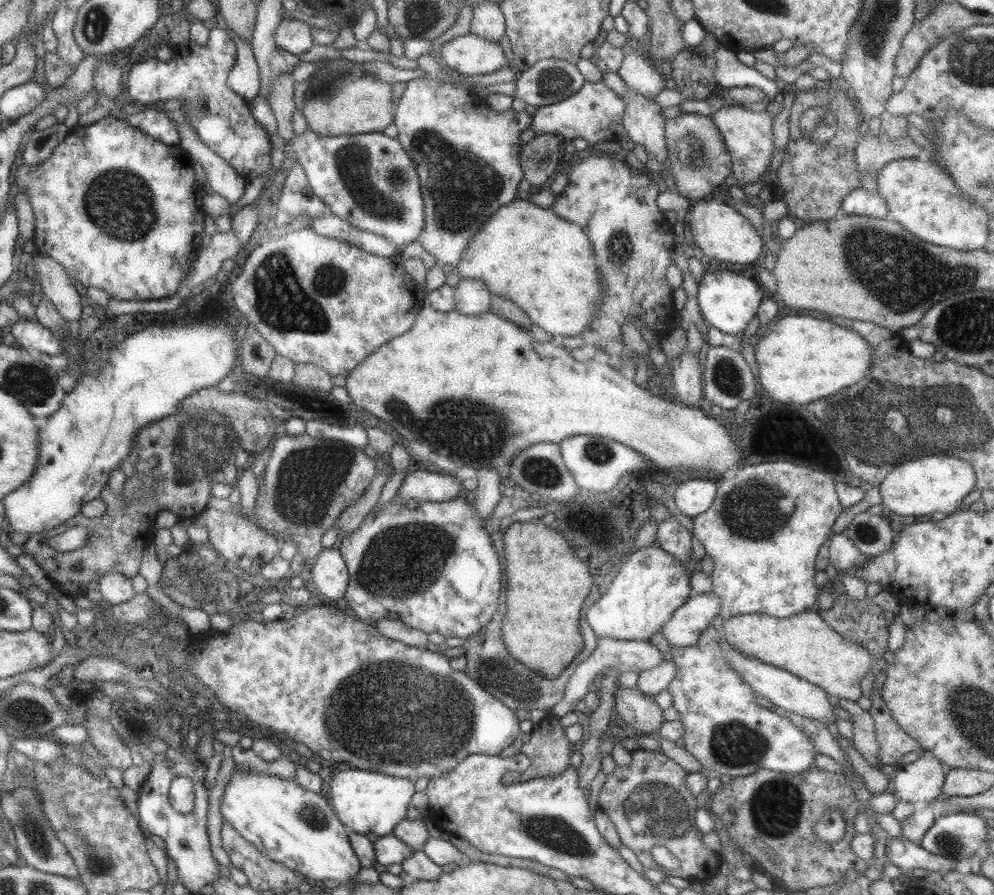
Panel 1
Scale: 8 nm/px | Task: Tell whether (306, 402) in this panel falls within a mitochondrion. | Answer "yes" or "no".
no

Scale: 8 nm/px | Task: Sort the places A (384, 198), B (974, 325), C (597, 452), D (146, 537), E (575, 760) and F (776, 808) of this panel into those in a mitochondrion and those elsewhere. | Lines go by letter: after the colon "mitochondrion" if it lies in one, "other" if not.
A: mitochondrion
B: mitochondrion
C: mitochondrion
D: other
E: other
F: mitochondrion

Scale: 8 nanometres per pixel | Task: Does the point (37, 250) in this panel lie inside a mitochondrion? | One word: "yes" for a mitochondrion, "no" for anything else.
no

